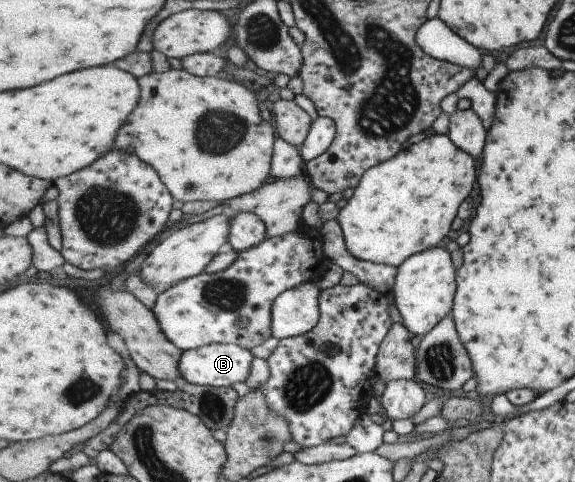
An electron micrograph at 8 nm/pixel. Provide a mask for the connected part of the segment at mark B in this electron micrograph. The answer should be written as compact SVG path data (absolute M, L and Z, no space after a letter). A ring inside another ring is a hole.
M210 344L195 350L185 350L180 360L181 381L197 386L231 387L245 382L251 371L253 353L236 344Z

